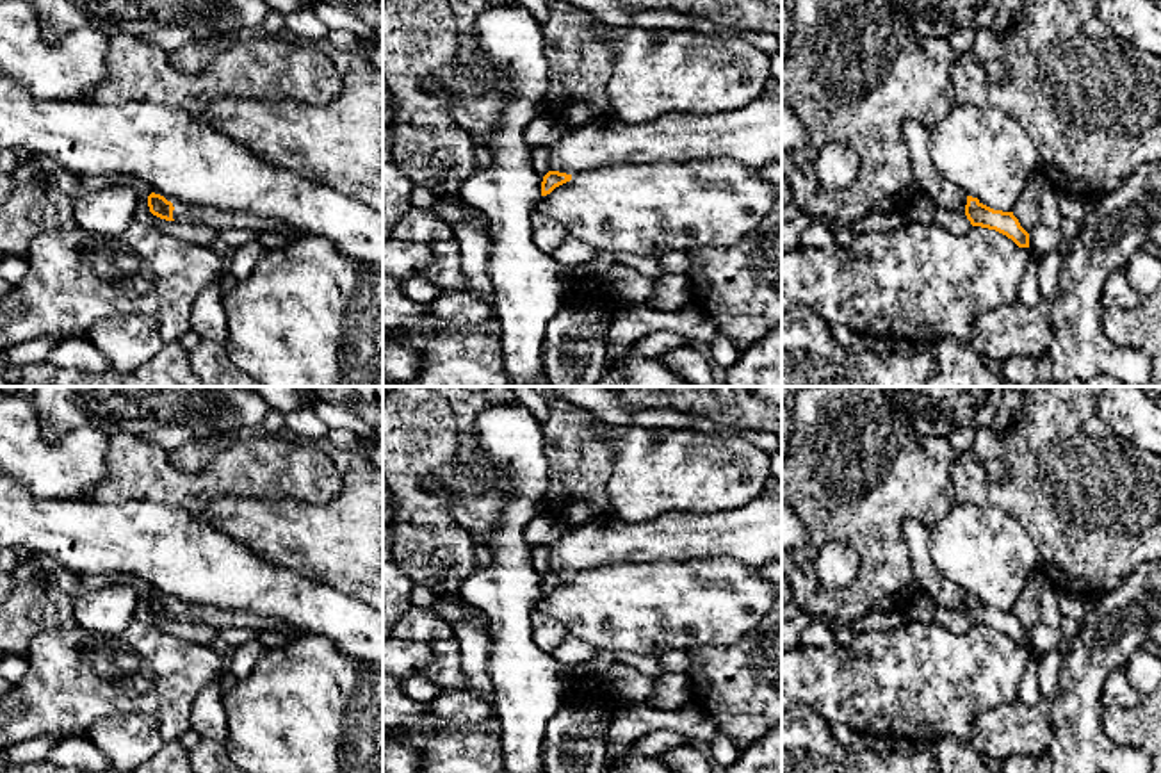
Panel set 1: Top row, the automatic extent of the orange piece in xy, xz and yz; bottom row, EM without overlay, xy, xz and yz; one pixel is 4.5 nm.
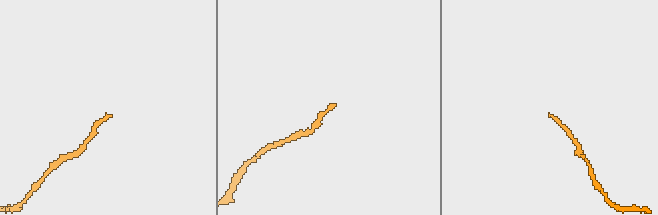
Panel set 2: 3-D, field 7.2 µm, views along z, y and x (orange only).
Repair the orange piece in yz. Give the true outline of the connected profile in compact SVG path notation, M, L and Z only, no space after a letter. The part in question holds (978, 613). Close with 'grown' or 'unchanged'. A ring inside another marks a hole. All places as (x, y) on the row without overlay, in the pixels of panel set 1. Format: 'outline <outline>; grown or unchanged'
outline M906 518L903 522L903 540L913 575L935 606L965 613L972 625L995 629L1019 647L1029 647L1029 632L1020 625L1013 611L994 609L983 604L978 597L967 595L937 572L935 563L930 559L930 529L922 522Z; grown

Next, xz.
outline M782 492L759 495L730 511L664 513L657 518L625 524L602 517L575 525L550 543L550 570L543 575L541 595L572 579L584 568L650 563L650 561L707 561L728 557L760 568L782 559Z; grown

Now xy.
outline M151 591L148 595L150 611L166 620L192 620L207 623L215 629L255 629L255 631L278 631L287 639L297 638L297 634L276 618L258 616L246 611L224 611L219 607L185 604L171 597Z; grown

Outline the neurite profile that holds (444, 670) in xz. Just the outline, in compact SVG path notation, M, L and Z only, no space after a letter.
M452 636L431 645L431 663L422 668L420 677L436 684L442 691L467 689L467 679L461 668L459 641Z

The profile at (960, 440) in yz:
M962 427L962 429L954 431L951 436L947 436L947 442L954 451L963 452L972 445L974 435L976 435L974 429Z

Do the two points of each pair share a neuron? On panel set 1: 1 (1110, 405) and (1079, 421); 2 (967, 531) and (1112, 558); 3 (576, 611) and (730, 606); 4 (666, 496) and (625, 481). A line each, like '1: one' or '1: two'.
1: two
2: two
3: one
4: one

